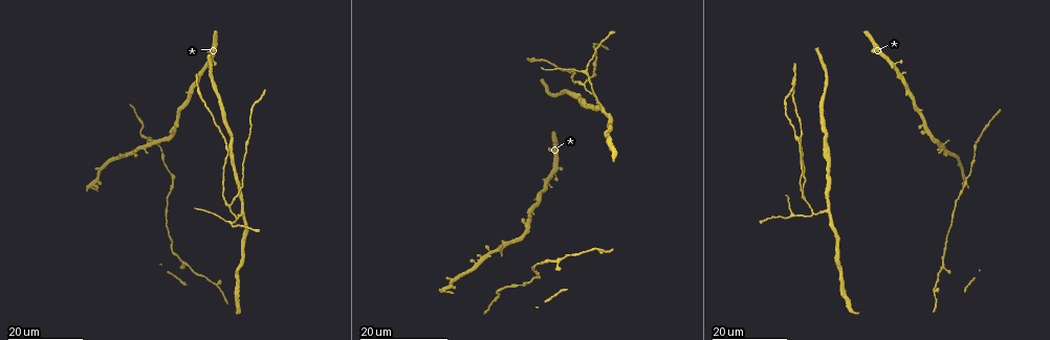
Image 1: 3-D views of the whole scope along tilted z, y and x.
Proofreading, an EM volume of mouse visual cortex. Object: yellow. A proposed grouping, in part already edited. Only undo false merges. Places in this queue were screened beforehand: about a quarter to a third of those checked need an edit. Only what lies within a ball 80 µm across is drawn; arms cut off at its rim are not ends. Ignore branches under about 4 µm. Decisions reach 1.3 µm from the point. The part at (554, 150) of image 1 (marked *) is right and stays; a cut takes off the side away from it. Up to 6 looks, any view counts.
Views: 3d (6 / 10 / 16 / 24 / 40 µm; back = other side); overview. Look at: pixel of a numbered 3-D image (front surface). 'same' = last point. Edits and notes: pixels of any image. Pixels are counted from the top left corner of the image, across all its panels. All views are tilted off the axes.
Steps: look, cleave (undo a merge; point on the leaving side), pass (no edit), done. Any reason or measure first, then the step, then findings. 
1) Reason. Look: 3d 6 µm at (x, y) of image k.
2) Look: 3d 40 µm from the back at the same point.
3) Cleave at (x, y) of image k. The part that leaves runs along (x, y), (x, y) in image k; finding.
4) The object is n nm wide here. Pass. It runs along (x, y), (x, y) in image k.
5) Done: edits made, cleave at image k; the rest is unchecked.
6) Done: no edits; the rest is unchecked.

Arms part here. Look: 3d 24 µm at (793, 214) of image 1.

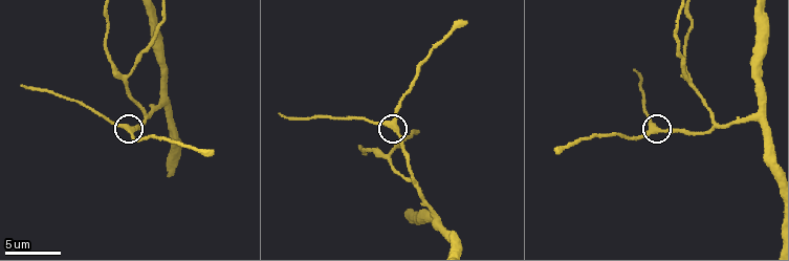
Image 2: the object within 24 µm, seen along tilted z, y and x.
Look: 3d 10 µm at (389, 125) of image 2.

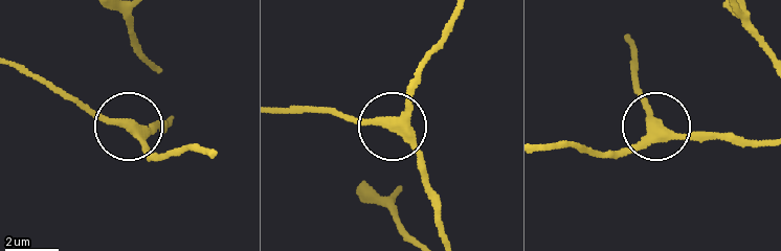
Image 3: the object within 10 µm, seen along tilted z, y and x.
The side arm is 12 µm long. Pass. It runs along (447, 241), (438, 200), (414, 146), (392, 128), (316, 109) in image 3; all the same cell.

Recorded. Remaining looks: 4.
Side arm on a straight run. Look: 3d 16 µm at (415, 181) of image 2.

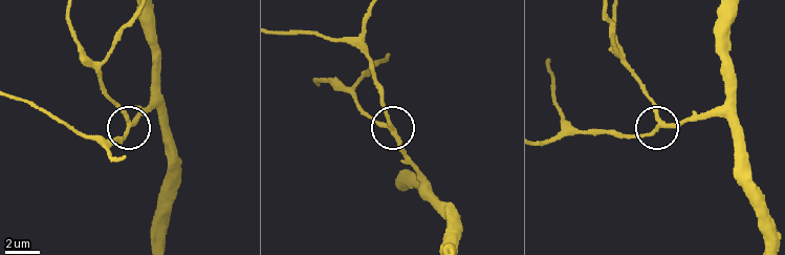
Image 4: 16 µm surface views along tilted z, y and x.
Pass. All the same cell.

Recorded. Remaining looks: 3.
Arms part here. Look: 3d 10 µm at (384, 156) of image 2.

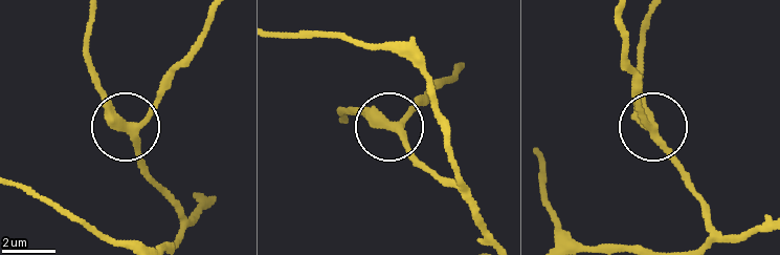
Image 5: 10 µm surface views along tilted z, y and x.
Pass. It runs along (762, 228), (734, 237), (719, 230), (642, 118), (638, 94) in image 5; all the same cell.

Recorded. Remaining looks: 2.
Done: no edits; the rest is unchecked.

